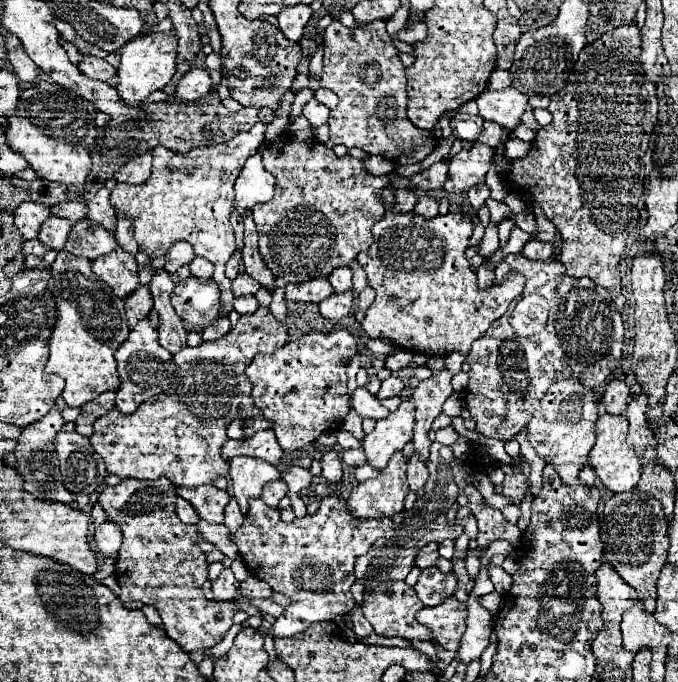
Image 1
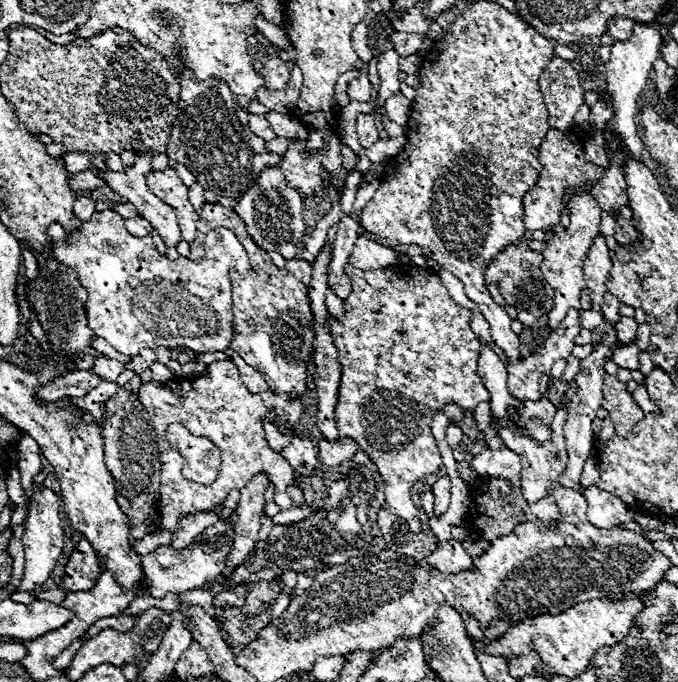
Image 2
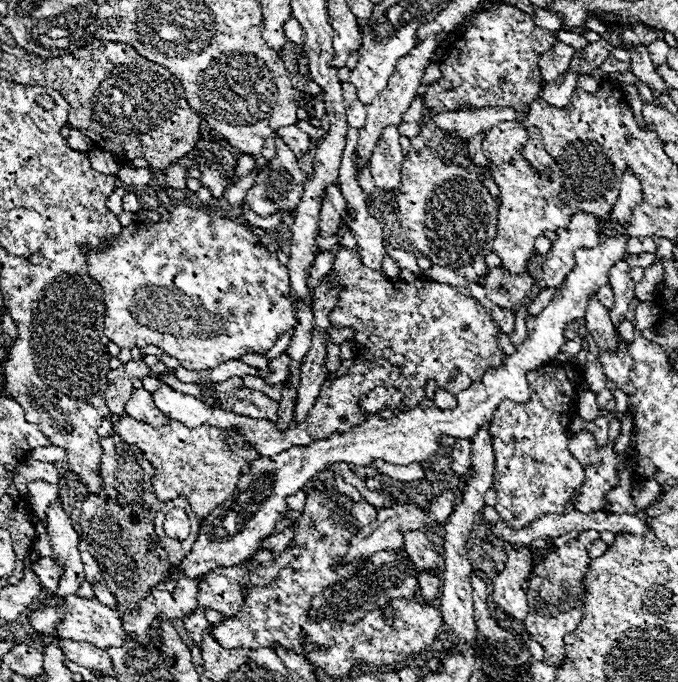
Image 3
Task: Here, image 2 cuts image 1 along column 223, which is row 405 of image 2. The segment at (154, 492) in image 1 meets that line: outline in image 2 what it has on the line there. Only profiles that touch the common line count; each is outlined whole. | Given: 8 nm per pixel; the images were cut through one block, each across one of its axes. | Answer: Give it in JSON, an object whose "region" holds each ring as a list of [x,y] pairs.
{"region":[[[604,374],[602,386],[604,386],[604,410],[608,410],[610,414],[614,434],[624,438],[644,418],[644,412],[636,404],[632,392],[628,392],[626,382],[620,382],[616,376]]]}

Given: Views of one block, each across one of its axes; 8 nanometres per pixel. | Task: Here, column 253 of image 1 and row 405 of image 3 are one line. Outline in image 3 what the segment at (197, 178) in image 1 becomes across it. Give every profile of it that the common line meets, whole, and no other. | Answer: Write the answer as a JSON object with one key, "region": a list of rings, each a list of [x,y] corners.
{"region":[[[144,388],[140,390],[134,390],[132,392],[132,398],[128,402],[128,408],[126,412],[136,418],[138,422],[146,422],[150,426],[164,426],[168,420],[172,420],[170,416],[166,416],[164,412],[160,412],[154,402],[152,402],[152,394],[146,392]]]}

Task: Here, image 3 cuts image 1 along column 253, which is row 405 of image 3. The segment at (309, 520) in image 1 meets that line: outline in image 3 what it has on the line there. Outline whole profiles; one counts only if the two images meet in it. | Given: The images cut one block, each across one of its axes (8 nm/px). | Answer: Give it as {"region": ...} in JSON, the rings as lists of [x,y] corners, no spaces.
{"region":[[[548,362],[538,370],[530,370],[528,382],[532,390],[530,400],[524,404],[502,402],[502,406],[498,406],[498,410],[494,412],[490,426],[494,446],[494,506],[500,512],[502,520],[512,528],[524,528],[544,514],[568,514],[570,510],[574,510],[574,494],[584,480],[584,470],[578,464],[578,460],[574,460],[574,456],[570,454],[566,438],[566,428],[570,420],[576,416],[576,388],[580,382],[578,370],[574,368],[574,364],[562,366],[556,362]]]}

